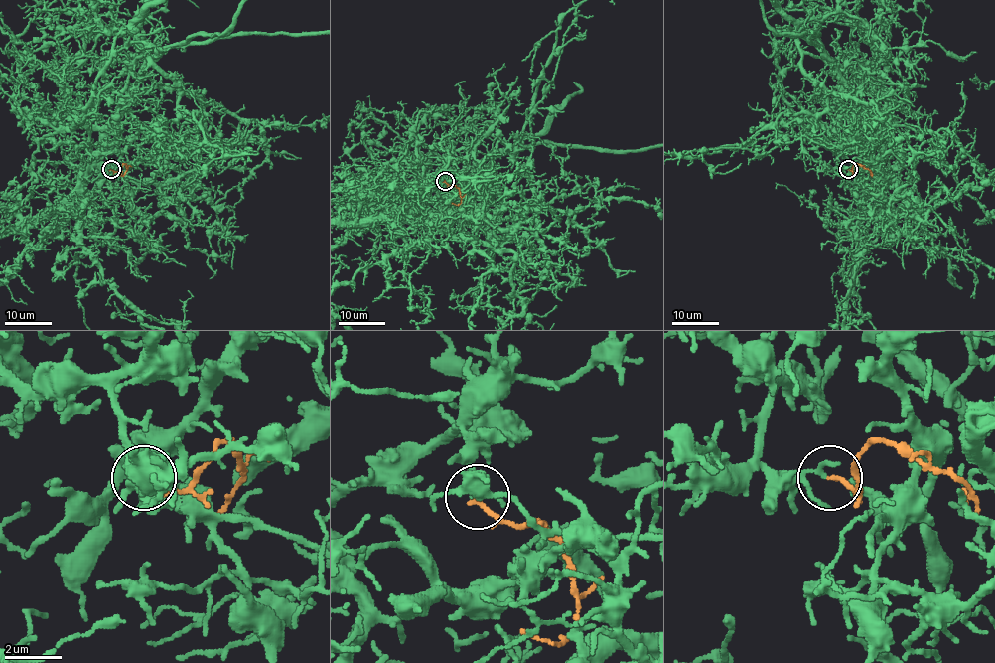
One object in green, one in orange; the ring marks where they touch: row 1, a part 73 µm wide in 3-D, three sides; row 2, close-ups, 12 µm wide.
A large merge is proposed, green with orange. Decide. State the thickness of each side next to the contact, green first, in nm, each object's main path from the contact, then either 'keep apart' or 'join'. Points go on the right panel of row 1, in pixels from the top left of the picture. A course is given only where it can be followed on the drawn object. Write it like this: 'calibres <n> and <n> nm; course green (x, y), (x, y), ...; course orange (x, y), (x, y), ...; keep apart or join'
calibres 100 and 160 nm; course green (848, 169), (851, 148), (877, 163), (896, 239), (956, 214), (927, 251), (884, 221), (859, 287); course orange (848, 169), (852, 172), (852, 167), (857, 164), (869, 169), (870, 172); keep apart

